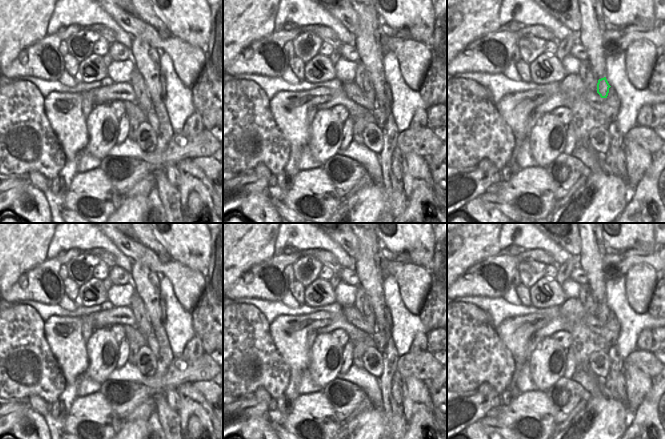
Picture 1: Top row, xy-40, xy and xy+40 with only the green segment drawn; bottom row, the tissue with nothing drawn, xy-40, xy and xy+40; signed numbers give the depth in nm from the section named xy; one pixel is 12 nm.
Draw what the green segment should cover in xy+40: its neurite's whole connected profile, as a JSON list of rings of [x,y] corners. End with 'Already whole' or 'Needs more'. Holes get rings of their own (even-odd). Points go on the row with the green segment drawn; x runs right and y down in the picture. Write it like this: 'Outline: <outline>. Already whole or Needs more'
Outline: [[[606,77],[601,78],[598,80],[597,83],[597,93],[600,95],[601,98],[607,98],[610,87],[611,86],[609,85]]]. Already whole

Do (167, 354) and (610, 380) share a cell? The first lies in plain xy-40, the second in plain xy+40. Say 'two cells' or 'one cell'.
one cell

